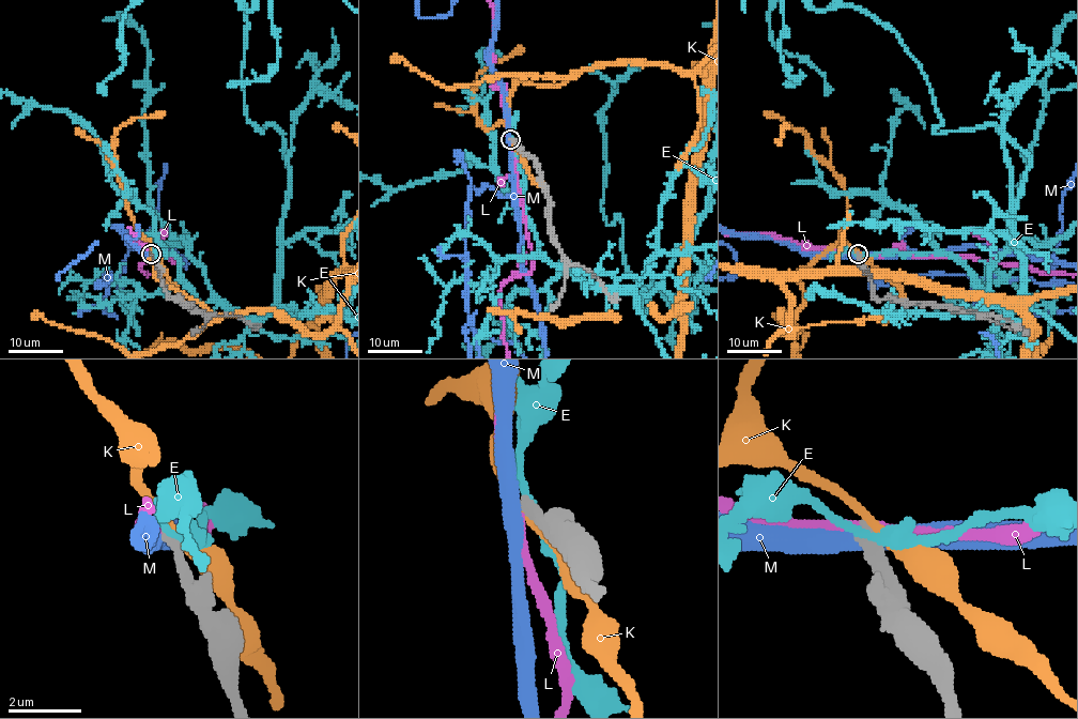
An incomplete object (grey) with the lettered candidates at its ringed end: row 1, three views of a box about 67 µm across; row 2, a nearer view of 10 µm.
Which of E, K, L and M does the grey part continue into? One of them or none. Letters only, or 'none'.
none

